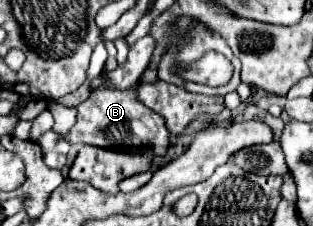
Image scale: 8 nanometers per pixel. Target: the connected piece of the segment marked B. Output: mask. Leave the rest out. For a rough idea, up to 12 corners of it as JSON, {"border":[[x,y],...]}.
{"border":[[103,81],[77,107],[65,139],[113,151],[153,143],[163,155],[163,117],[137,99],[139,83]]}

